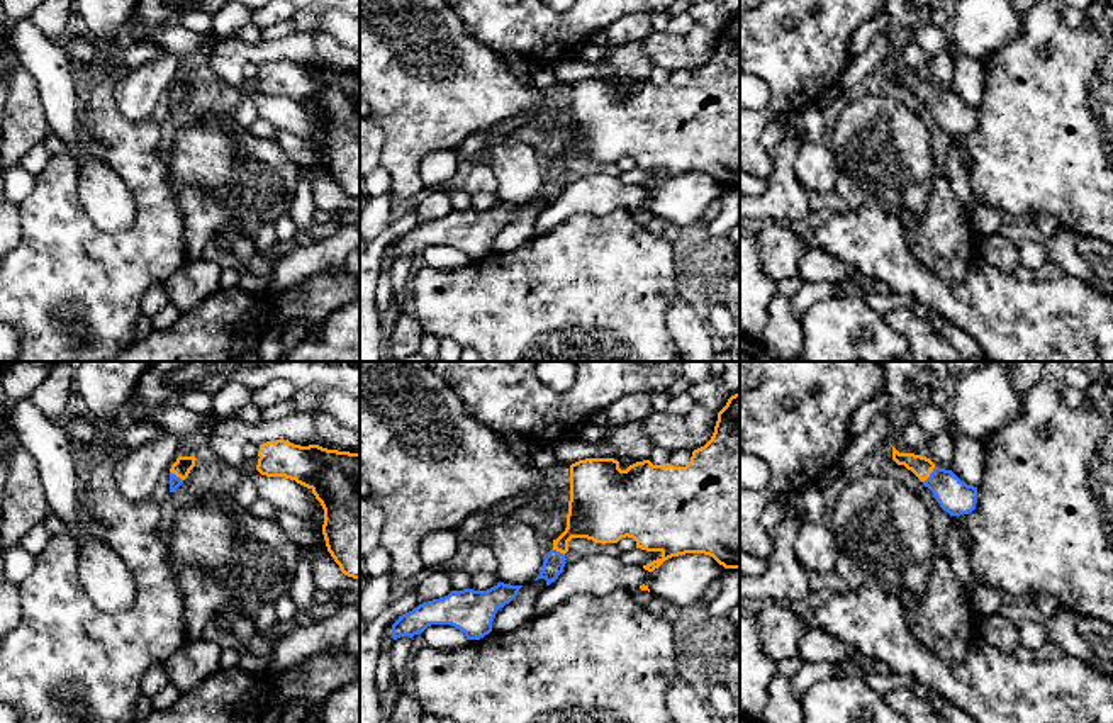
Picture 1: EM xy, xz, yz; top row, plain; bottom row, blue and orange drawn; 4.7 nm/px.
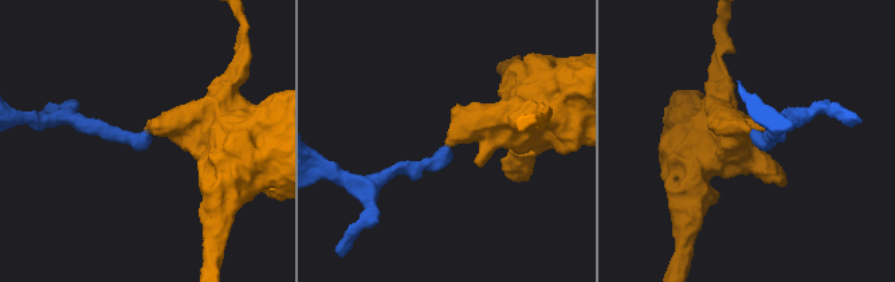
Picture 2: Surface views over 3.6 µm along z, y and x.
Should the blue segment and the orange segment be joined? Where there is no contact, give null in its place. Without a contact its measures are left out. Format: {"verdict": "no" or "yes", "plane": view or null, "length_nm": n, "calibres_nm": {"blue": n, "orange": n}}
{"verdict": "yes", "plane": "yz", "length_nm": 100, "calibres_nm": {"blue": 160, "orange": 100}}

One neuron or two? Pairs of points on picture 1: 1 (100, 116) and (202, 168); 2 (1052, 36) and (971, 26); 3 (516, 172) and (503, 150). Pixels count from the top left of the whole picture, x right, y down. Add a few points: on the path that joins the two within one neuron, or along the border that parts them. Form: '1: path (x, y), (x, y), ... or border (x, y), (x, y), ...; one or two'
1: border (165, 160), (170, 170), (170, 187), (177, 199); two
2: border (1023, 17), (1022, 29), (989, 56); two
3: path (516, 167), (508, 155); one

